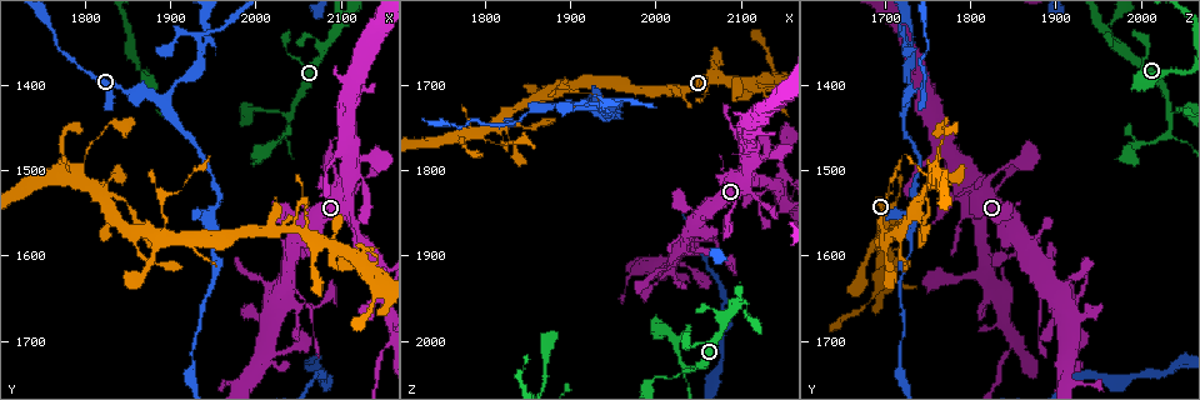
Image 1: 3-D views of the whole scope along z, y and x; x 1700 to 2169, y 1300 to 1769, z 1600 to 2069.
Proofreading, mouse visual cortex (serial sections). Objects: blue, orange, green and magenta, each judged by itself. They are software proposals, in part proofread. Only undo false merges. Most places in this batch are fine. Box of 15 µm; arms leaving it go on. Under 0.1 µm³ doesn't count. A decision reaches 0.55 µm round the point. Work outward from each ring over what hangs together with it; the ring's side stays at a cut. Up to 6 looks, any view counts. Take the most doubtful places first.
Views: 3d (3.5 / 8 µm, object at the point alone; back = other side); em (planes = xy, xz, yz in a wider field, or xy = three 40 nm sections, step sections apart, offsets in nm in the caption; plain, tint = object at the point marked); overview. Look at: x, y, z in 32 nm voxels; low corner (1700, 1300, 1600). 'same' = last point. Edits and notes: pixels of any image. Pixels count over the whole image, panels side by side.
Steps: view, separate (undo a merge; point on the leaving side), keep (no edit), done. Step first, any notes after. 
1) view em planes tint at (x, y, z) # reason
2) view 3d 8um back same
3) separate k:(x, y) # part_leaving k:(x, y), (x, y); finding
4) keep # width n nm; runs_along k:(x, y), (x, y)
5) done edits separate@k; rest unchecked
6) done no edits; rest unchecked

view 3d 8um at (1935, 1370, 1730) # side arm on a straight run

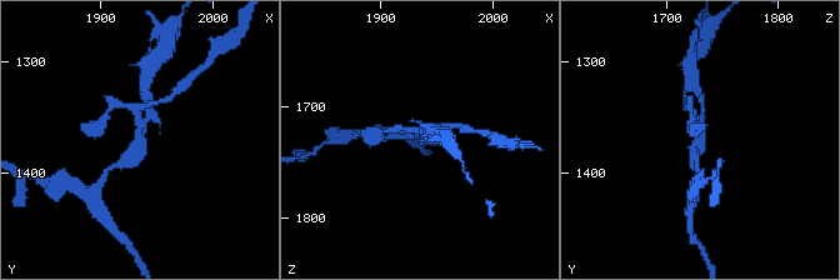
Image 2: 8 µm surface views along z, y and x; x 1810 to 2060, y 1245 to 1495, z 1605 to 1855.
view em xy step 5 tint at (1936, 1370, 1730) # arms 3; arm_widths 150, 150, 250 nm; need the tissue

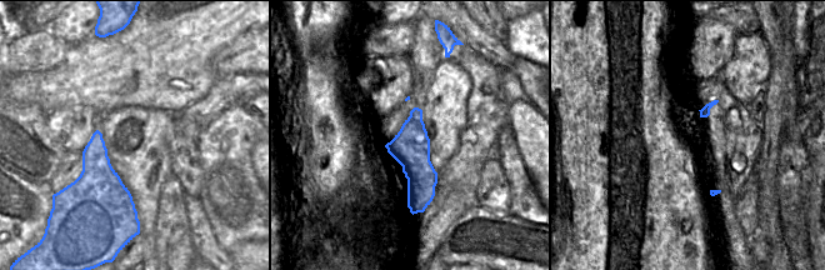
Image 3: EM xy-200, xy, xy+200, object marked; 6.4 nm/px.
separate 2:(150, 114) # two cells meet here

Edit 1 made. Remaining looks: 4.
view 3d 3.5um at (2040, 1440, 2035) # three arms meet

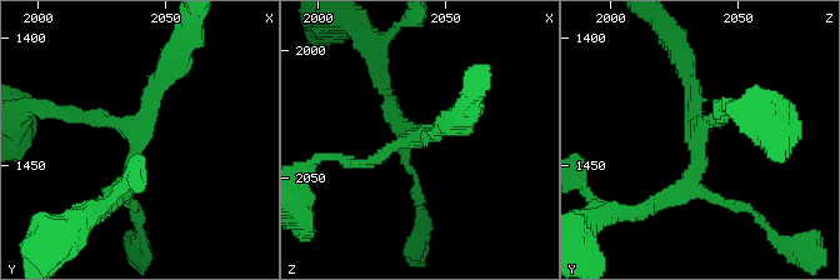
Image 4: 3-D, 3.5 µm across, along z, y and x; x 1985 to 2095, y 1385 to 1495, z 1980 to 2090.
view em xy step 3 tint at (2039, 1437, 2035) # arms 3; arm_widths 150, 250, 250 nm

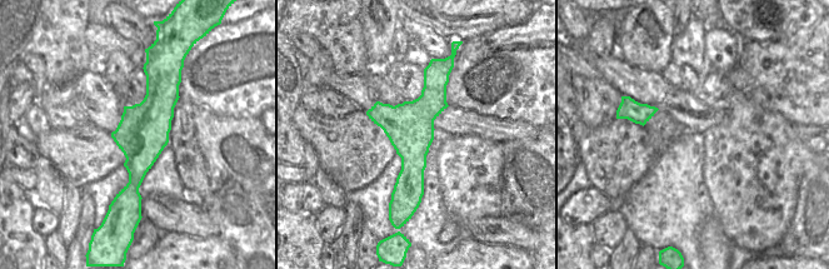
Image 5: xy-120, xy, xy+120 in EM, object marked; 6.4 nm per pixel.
keep # width 300 nm; runs_along 5:(450, 59), (413, 121), (406, 217); one cell here

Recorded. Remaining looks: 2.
view 3d 3.5um at (2115, 1605, 1700) # branch point

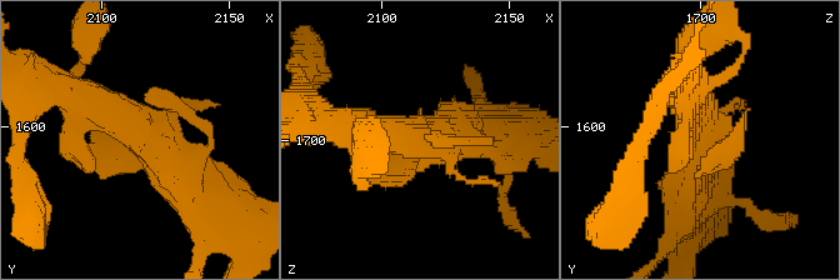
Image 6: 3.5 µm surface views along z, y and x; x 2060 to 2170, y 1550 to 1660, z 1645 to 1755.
view em xy step 1 tint at (2115, 1603, 1699) # now the EM

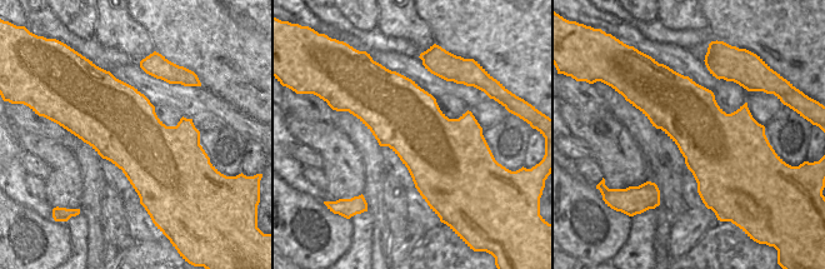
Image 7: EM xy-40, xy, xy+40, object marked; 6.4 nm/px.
keep # runs_along 6:(66, 90), (124, 118), (189, 198); all the same cell

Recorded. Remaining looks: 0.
done edits separate@2; rest unchecked

